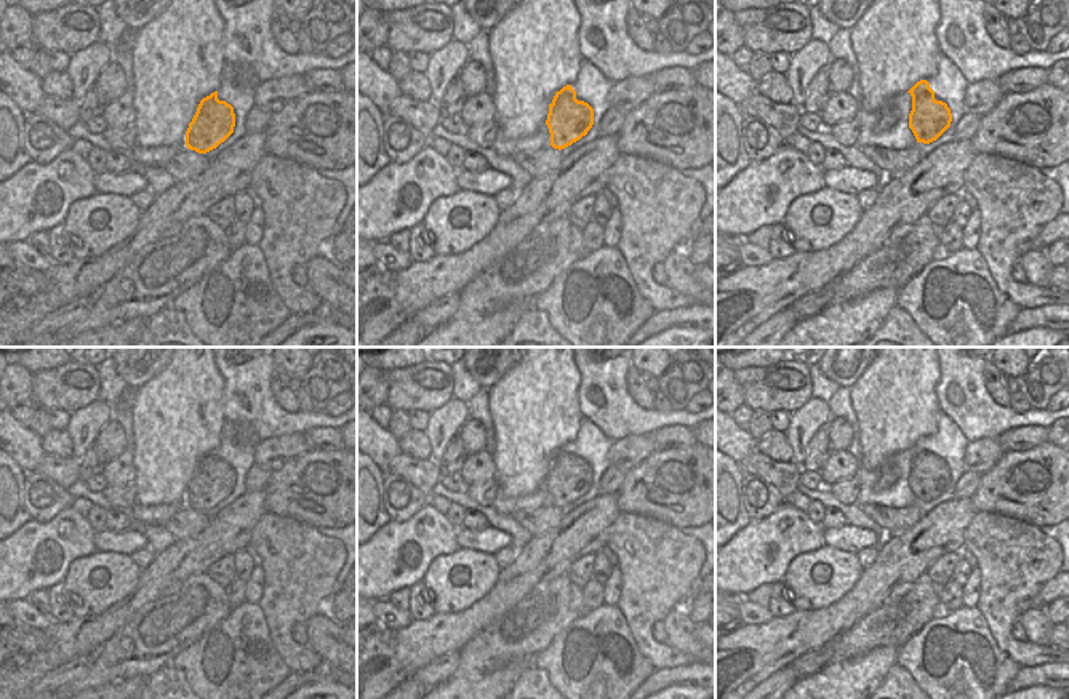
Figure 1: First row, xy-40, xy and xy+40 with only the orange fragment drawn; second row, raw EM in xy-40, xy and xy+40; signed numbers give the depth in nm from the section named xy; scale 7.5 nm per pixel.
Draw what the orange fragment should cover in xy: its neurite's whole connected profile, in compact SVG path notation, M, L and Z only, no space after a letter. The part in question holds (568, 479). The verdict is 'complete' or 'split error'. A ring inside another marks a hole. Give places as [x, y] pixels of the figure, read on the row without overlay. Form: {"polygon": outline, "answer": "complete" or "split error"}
{"polygon": "M567 443L549 462L546 483L551 491L551 504L562 509L587 493L594 483L594 467L578 459L576 449Z", "answer": "complete"}

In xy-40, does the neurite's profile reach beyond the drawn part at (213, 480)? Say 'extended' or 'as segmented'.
as segmented

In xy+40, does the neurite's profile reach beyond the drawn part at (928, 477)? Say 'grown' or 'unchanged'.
unchanged

